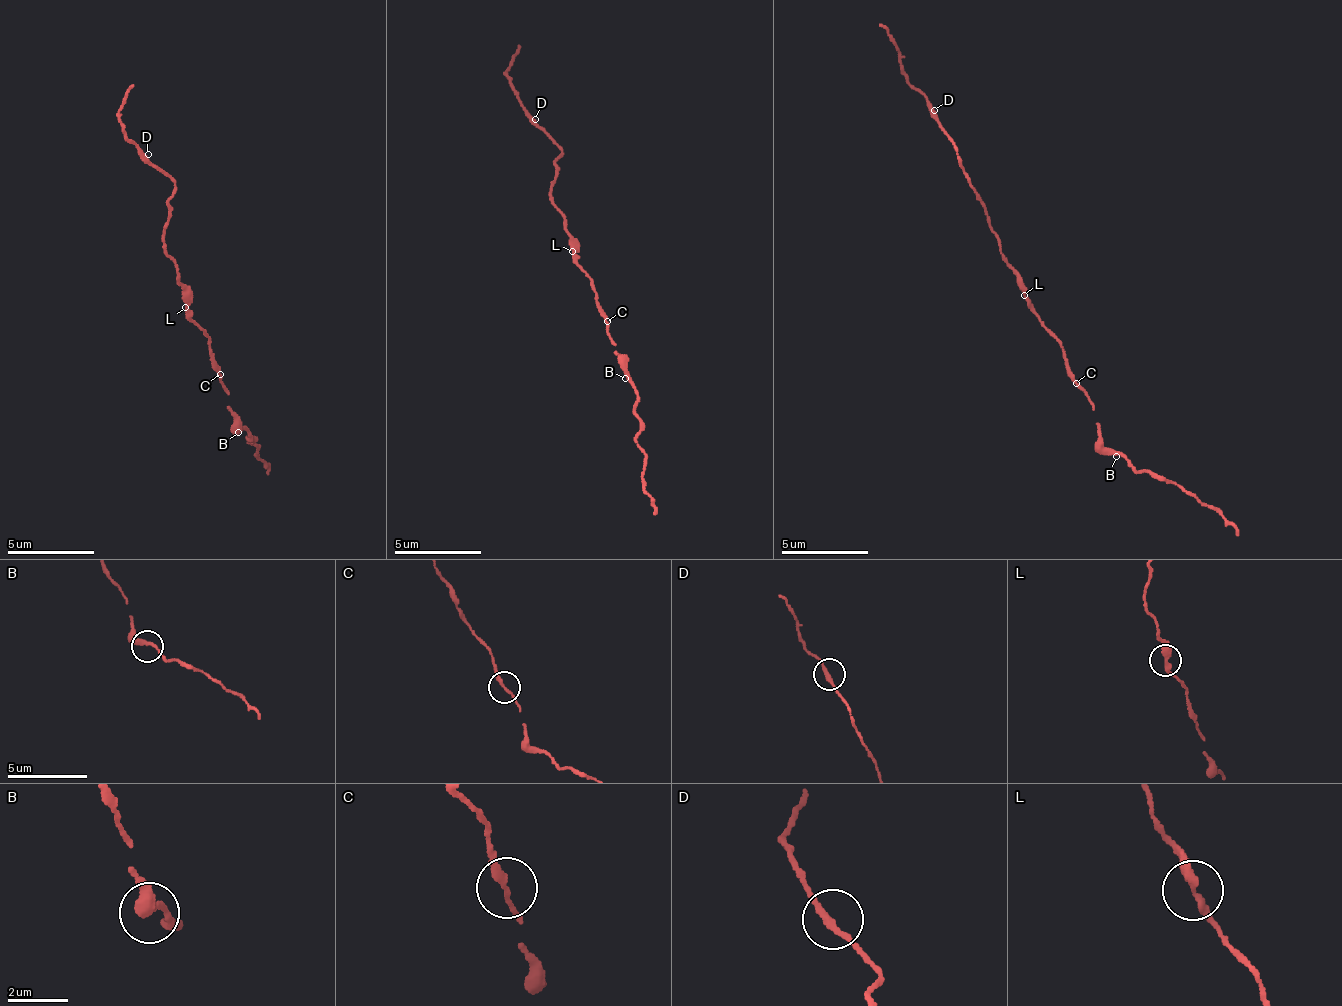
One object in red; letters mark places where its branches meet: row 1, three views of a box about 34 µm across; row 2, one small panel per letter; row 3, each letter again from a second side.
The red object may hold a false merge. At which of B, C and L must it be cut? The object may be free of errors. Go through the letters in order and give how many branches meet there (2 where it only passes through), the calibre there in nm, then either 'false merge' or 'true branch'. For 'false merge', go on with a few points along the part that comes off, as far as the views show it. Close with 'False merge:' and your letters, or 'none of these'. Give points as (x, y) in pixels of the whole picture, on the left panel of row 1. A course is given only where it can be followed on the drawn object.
B: 2 | 280 nm | true branch
C: 2 | 180 nm | true branch
L: 2 | 300 nm | true branch
False merge: none of these

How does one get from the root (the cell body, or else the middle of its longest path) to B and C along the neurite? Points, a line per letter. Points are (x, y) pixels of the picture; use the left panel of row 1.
B: (187, 312), (187, 319), (208, 338), (208, 361), (221, 378), (221, 385), (230, 391), (230, 408), (238, 432)
C: (187, 312), (187, 319), (208, 338), (208, 361), (221, 375)

